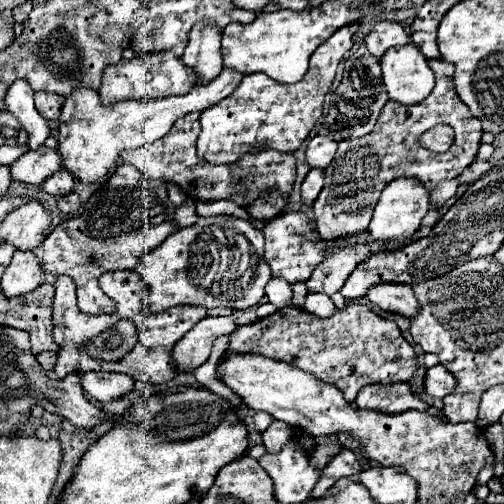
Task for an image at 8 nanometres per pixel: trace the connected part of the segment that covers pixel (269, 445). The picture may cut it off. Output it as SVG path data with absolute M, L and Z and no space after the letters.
M274 420L274 422L270 424L270 428L266 430L266 434L262 434L266 452L270 452L270 454L280 452L282 446L290 440L290 436L292 436L292 428L290 428L288 424L284 424L284 422Z

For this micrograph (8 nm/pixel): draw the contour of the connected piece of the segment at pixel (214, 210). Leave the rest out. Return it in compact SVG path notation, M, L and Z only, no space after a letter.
M200 200L198 206L198 216L216 216L216 214L230 214L230 216L238 216L244 220L248 218L248 212L240 206L236 206L234 202L212 202L212 200Z

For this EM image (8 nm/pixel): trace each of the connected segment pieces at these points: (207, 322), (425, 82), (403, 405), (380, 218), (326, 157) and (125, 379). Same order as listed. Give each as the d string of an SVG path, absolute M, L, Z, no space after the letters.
M216 316L200 320L178 344L172 348L176 372L192 372L202 366L212 350L212 344L222 334L232 334L236 328L232 316Z
M414 44L400 48L390 48L382 60L382 80L392 100L414 106L424 102L436 84L434 72L428 66L428 60Z
M408 384L366 386L360 390L356 406L360 410L378 410L386 414L400 414L406 410L426 410L430 414L438 414L434 406L426 406L418 396L414 396Z
M396 178L392 180L380 194L380 200L374 210L374 218L368 226L372 236L380 242L394 242L394 240L408 240L420 228L422 218L428 212L430 190L416 178Z
M314 136L308 142L308 150L306 150L306 160L312 168L326 168L334 154L338 150L338 142L332 138L322 138L322 136Z
M84 372L80 374L80 384L98 402L110 402L134 388L132 376L118 372Z

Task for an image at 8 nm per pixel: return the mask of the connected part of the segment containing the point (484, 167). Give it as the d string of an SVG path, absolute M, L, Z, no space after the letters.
M474 160L462 174L460 174L460 180L464 180L466 184L482 178L486 172L489 172L493 166L488 162L482 162L482 160Z

